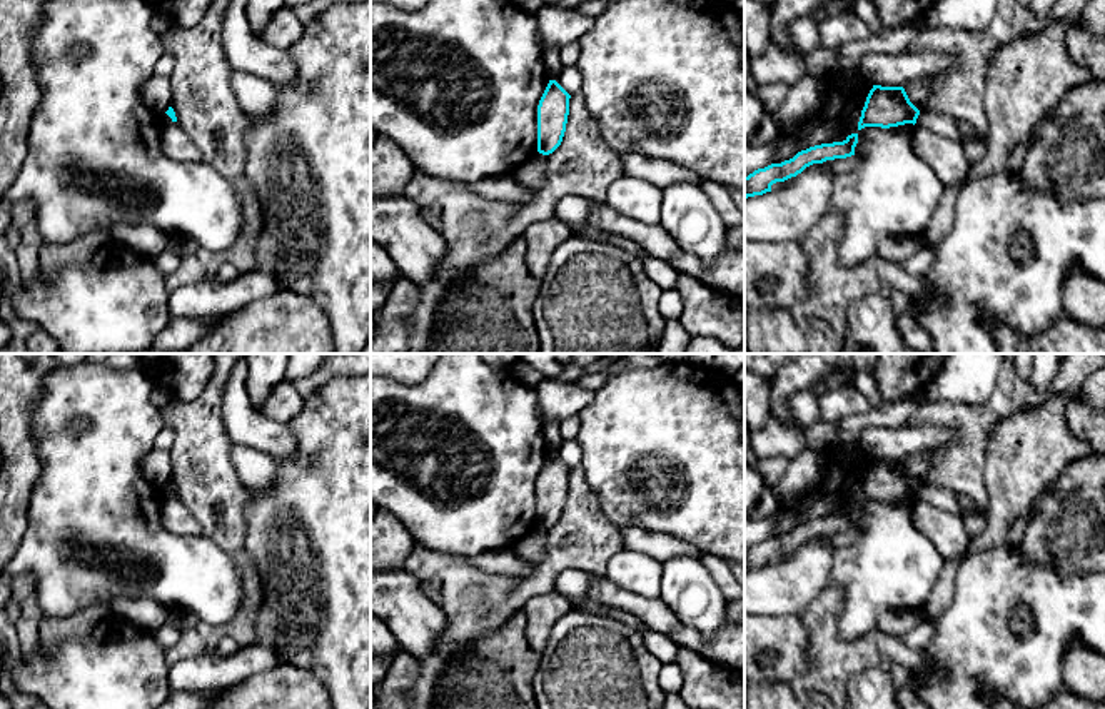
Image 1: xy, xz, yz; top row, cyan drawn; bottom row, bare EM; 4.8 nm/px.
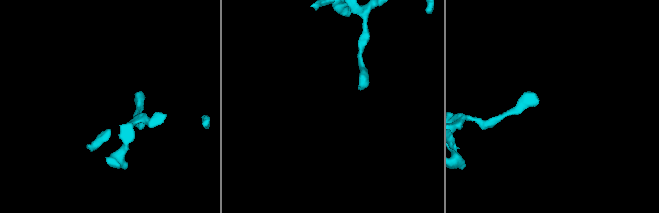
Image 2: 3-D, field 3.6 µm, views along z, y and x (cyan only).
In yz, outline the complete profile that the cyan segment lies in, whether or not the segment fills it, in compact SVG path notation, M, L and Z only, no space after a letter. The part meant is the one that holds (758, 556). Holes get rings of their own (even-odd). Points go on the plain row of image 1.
M851 507L843 515L815 519L798 525L790 534L758 542L744 551L744 572L771 566L773 557L796 551L813 537L851 530L855 529L856 517L858 507Z

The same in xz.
M549 454L537 479L537 525L552 527L563 515L571 469L556 455Z

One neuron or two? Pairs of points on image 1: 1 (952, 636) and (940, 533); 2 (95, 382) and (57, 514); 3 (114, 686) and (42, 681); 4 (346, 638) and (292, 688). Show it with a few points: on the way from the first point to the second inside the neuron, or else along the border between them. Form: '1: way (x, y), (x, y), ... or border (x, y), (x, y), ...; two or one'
1: border (967, 548), (952, 559); two
2: way (99, 416), (99, 471), (90, 481); one
3: way (95, 686), (85, 681), (60, 681); one
4: border (281, 661), (306, 668), (327, 691); two

